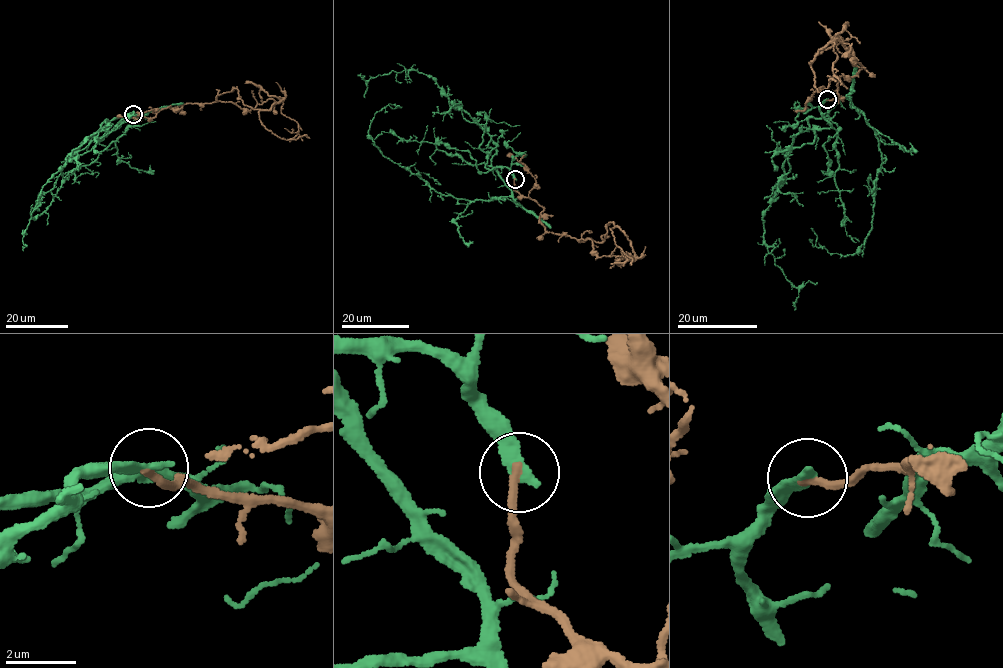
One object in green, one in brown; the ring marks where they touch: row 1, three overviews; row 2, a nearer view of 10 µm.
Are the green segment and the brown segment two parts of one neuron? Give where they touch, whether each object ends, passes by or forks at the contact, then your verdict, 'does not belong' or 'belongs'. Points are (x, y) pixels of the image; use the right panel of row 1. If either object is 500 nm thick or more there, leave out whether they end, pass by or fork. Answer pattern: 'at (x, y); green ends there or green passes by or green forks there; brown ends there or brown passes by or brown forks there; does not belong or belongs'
at (827, 99); green ends there; brown ends there; does not belong

